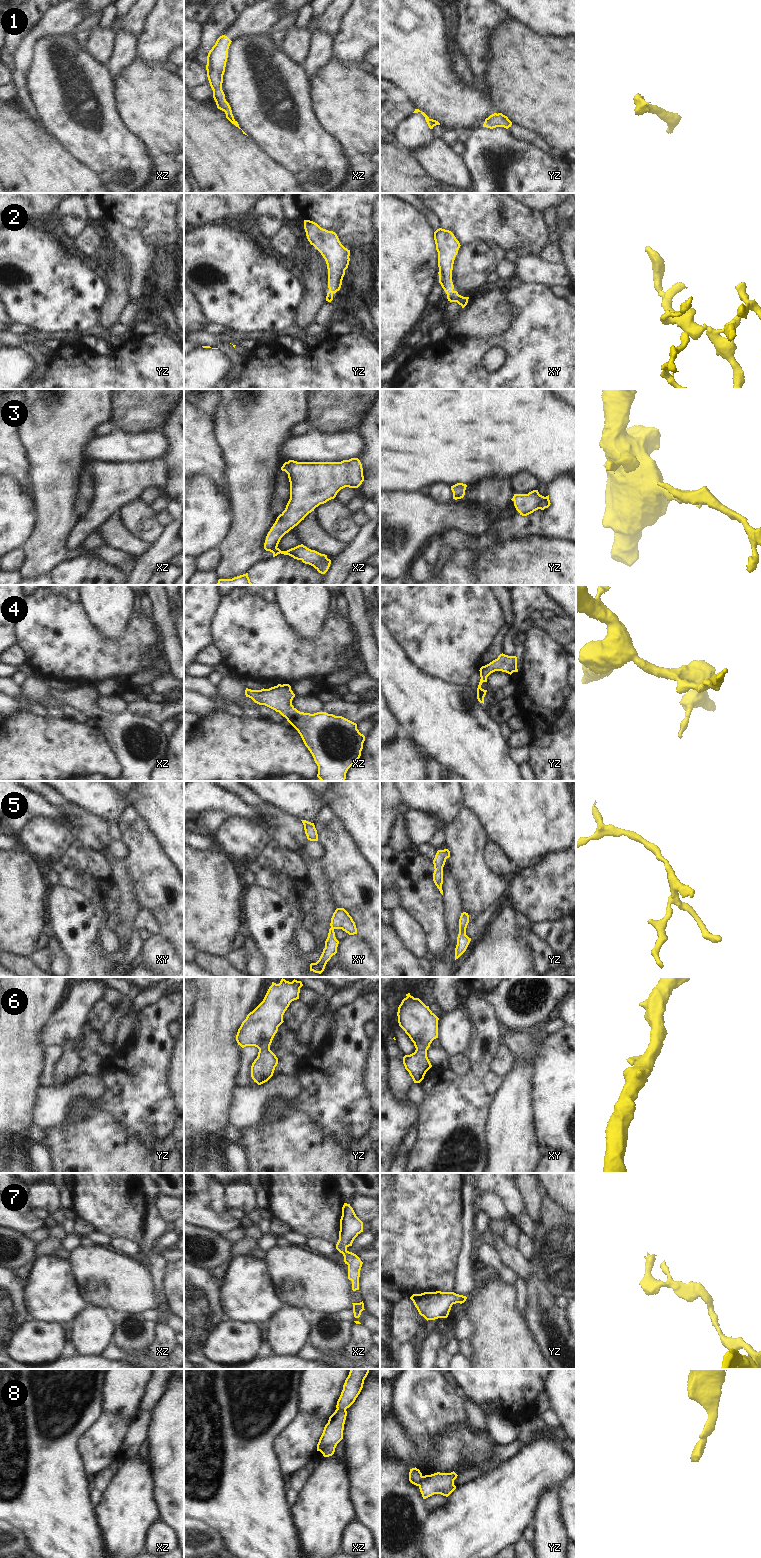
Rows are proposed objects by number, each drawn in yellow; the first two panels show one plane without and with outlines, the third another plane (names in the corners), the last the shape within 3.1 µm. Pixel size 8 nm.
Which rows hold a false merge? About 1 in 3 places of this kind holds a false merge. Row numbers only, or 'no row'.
3, 8

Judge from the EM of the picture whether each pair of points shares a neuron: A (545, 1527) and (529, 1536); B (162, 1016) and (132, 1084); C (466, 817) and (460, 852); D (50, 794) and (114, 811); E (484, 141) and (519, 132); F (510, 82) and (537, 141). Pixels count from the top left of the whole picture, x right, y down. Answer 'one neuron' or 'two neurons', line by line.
A: two neurons
B: one neuron
C: one neuron
D: two neurons
E: two neurons
F: two neurons

